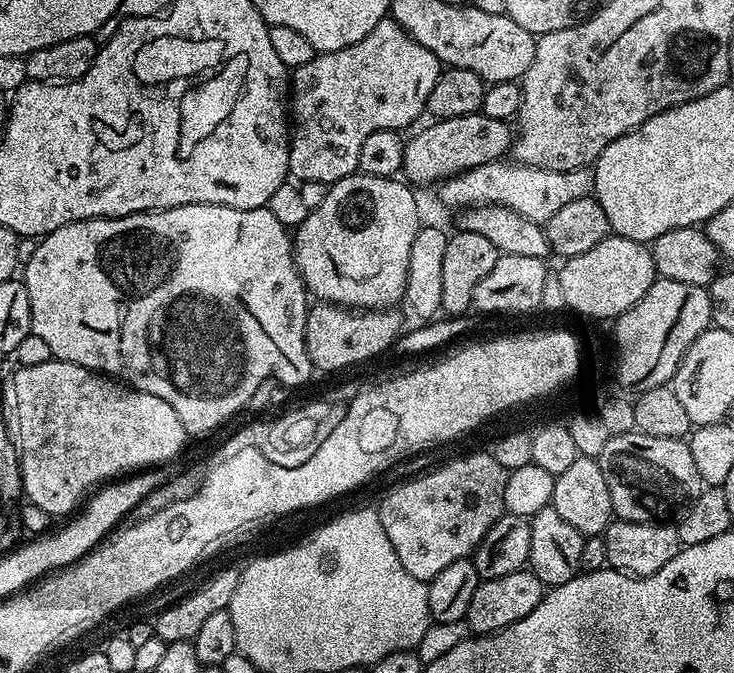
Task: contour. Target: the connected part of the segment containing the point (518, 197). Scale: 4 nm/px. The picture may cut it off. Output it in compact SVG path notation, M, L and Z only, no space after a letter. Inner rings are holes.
M497 162L461 171L445 179L440 186L440 200L448 208L465 210L477 205L500 204L544 226L550 218L554 218L554 214L558 214L558 210L562 210L562 206L566 206L566 202L589 195L594 188L594 176L588 168L559 172L542 170L529 164Z

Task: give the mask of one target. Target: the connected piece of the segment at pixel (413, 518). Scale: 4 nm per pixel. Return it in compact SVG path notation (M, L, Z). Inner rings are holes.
M484 451L476 452L473 456L460 456L457 460L452 460L449 464L444 464L441 468L436 468L433 472L426 473L425 476L416 476L413 480L408 480L405 484L398 485L381 504L378 504L378 511L382 518L382 530L386 530L386 538L390 538L390 546L394 546L394 554L398 554L398 559L402 562L402 566L406 566L406 570L410 570L410 574L414 574L414 578L427 582L433 580L441 570L446 570L446 566L450 566L450 562L469 559L472 553L475 552L476 547L482 542L486 530L490 530L490 526L494 526L494 522L498 522L498 518L505 515L504 495L506 494L507 477L508 472L505 468L487 451Z

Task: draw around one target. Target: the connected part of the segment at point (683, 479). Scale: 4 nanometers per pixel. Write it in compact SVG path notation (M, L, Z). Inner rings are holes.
M633 430L621 436L609 436L598 459L606 486L610 486L612 511L622 520L643 524L675 521L706 487L684 438L656 438L654 434Z

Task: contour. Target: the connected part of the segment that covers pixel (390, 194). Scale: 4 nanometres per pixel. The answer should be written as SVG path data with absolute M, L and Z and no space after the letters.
M363 174L347 176L329 187L326 198L309 211L306 222L294 232L296 269L317 301L357 310L388 310L403 301L410 246L414 246L414 238L422 227L420 208L411 191L415 192L403 179Z

